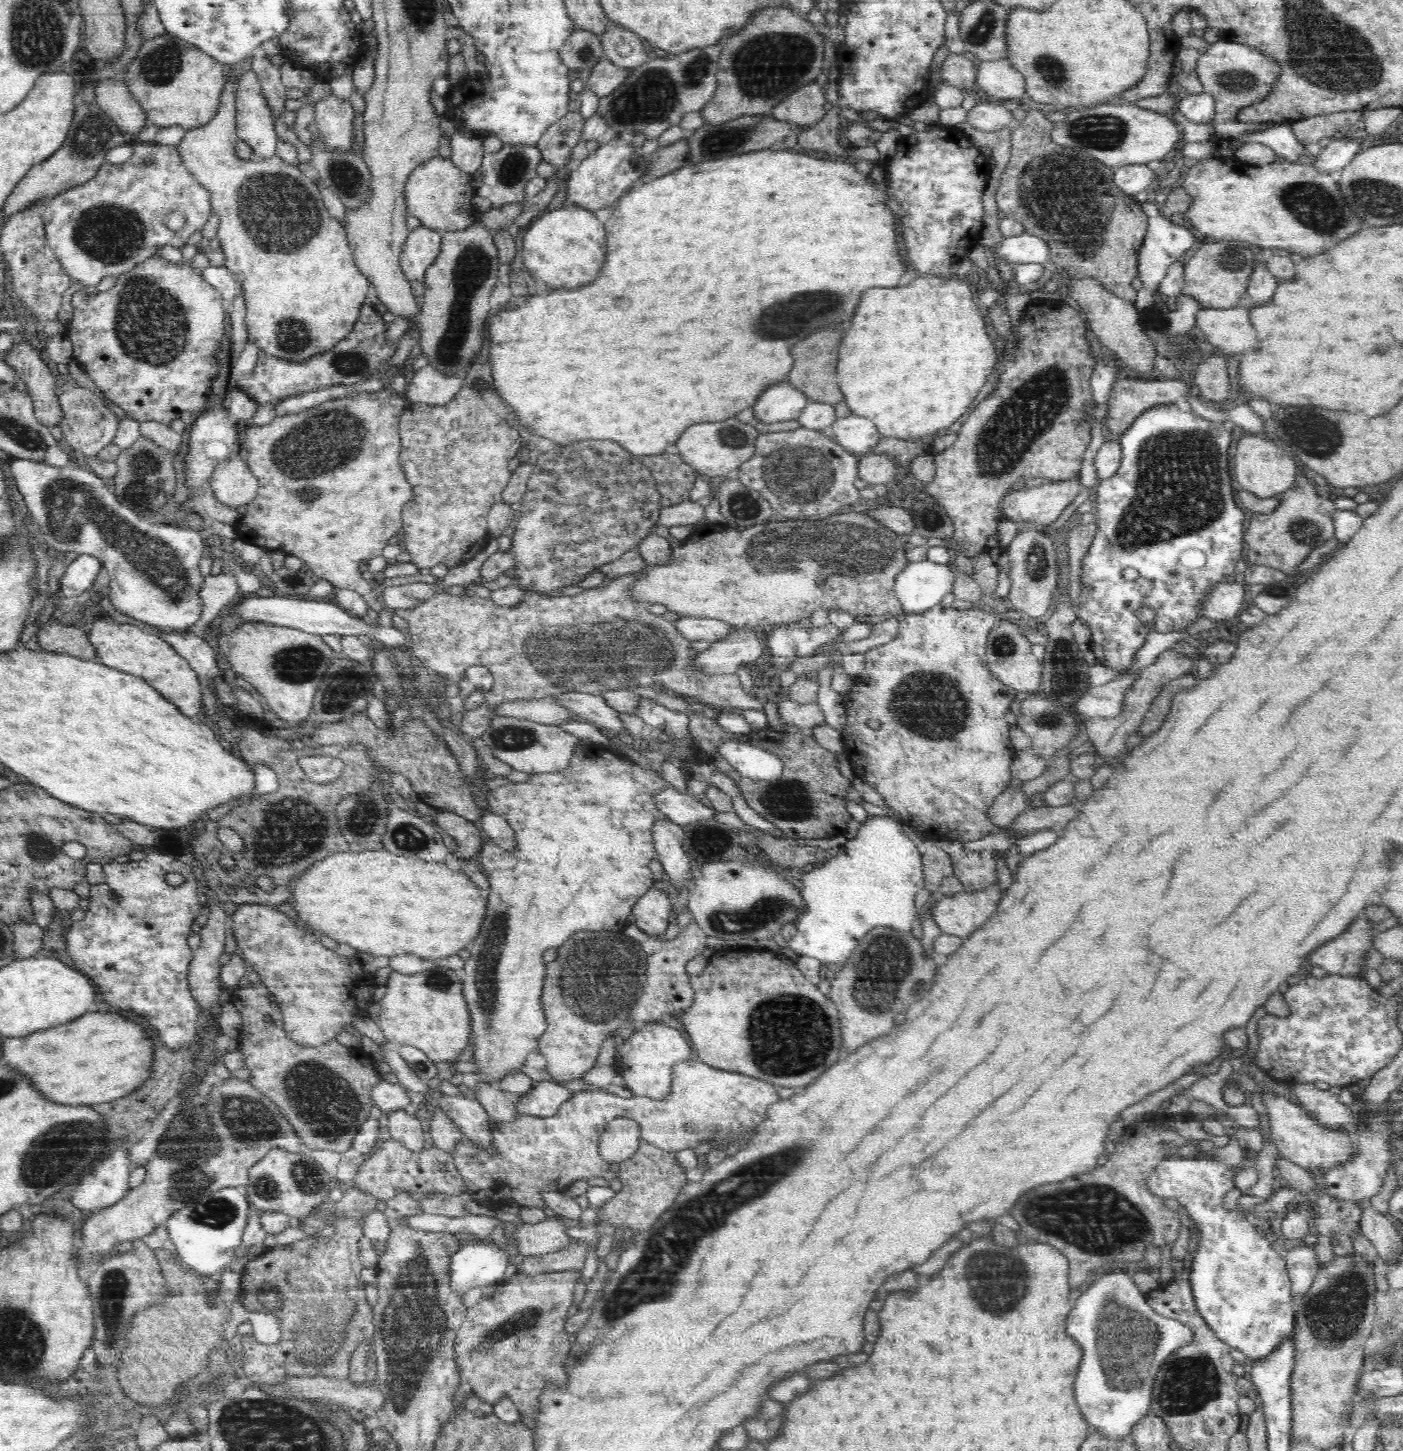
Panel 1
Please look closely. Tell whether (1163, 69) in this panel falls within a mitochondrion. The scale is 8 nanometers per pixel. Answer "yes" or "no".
no

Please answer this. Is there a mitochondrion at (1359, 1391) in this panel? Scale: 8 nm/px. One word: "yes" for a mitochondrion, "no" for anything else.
no

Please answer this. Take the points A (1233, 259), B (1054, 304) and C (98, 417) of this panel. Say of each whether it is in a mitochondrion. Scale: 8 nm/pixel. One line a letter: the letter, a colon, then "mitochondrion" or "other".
A: mitochondrion
B: other
C: other

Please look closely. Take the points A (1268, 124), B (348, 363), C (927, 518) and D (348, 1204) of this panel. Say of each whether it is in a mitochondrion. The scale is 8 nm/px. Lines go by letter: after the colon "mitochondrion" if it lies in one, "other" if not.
A: other
B: mitochondrion
C: mitochondrion
D: other

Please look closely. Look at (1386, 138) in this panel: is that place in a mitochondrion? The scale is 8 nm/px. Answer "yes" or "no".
no

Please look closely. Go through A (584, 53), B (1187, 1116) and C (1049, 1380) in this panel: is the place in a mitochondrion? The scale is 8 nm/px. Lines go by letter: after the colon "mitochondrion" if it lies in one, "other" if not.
A: mitochondrion
B: other
C: other

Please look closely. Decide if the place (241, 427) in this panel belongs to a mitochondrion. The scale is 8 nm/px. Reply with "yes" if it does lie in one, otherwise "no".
no

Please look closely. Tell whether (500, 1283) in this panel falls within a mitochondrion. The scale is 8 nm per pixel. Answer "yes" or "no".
no

